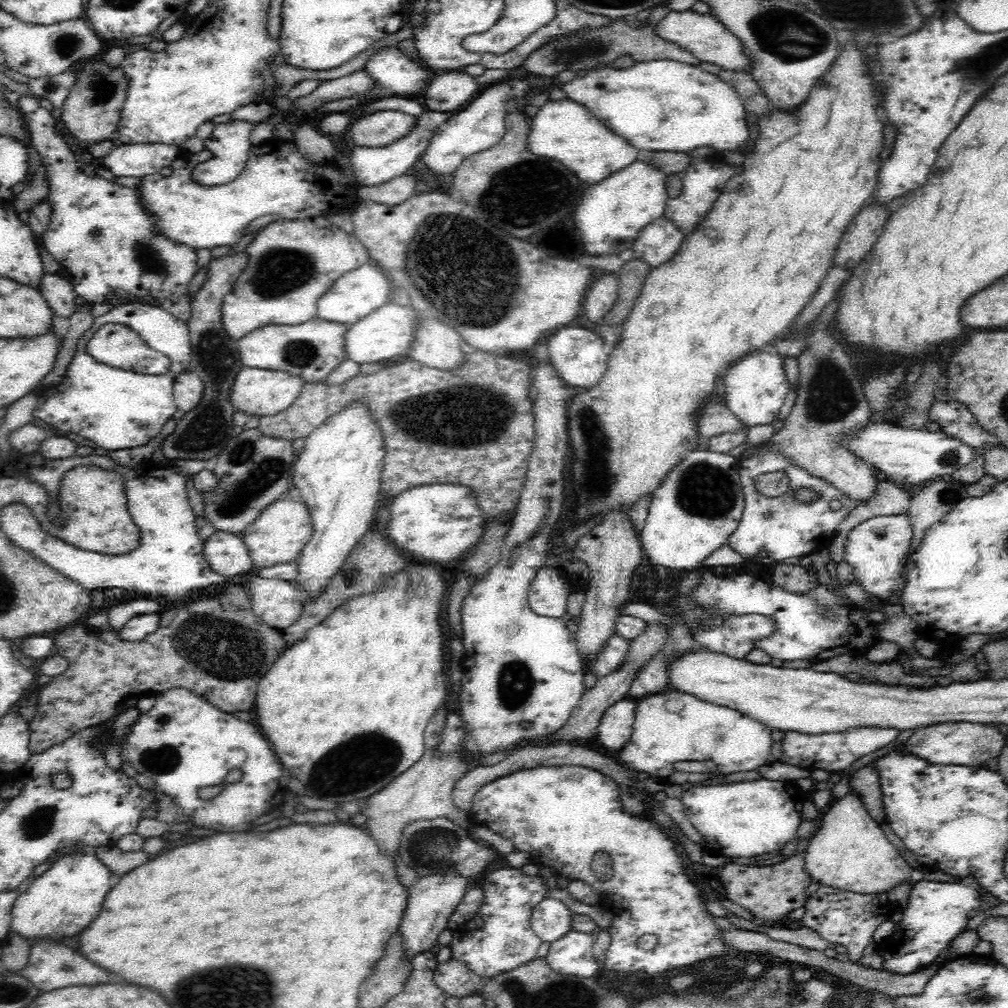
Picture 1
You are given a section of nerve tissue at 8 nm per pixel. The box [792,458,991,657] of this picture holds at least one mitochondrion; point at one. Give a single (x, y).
(946, 495)

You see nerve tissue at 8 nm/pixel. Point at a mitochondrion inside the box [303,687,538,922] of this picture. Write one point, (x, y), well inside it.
(419, 846)

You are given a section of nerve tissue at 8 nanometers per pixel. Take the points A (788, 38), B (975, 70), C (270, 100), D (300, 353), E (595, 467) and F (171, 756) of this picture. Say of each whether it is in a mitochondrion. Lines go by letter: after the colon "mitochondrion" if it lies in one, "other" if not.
A: mitochondrion
B: mitochondrion
C: other
D: mitochondrion
E: mitochondrion
F: mitochondrion

